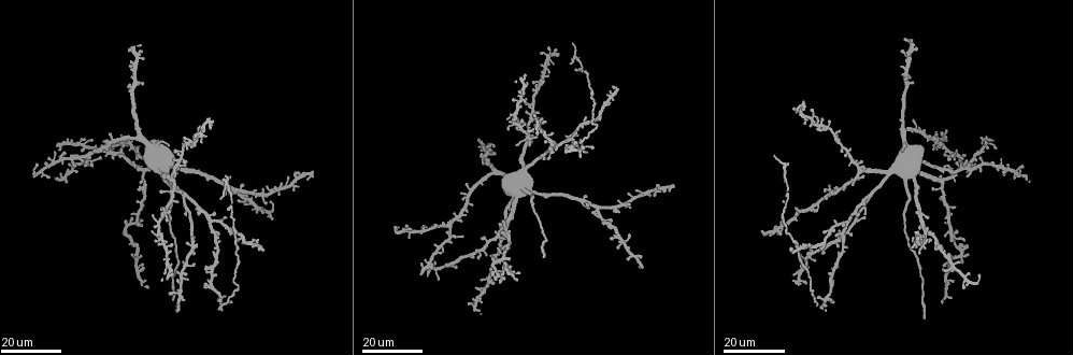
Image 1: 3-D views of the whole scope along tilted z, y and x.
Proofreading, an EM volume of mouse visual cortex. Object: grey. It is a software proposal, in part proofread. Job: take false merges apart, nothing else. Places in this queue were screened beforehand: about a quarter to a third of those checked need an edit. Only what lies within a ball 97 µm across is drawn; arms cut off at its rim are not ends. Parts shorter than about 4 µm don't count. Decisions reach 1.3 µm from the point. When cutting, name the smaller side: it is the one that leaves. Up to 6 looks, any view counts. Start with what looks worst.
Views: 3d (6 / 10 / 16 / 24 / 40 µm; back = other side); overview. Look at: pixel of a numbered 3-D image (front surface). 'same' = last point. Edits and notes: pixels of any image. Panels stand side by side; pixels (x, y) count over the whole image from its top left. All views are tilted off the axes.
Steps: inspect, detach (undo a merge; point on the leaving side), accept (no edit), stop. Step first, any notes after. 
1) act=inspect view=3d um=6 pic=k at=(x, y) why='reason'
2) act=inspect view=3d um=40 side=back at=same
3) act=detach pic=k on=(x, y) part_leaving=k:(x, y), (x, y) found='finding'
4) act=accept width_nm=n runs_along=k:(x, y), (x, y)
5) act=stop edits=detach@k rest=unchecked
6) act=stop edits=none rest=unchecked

act=inspect view=3d um=16 pic=1 at=(810, 119) why='small branch off a trunk'

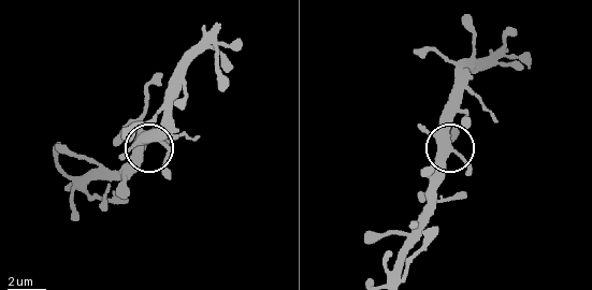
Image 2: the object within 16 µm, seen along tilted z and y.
act=inspect view=3d um=10 pic=2 at=(445, 154) why='zoom in'

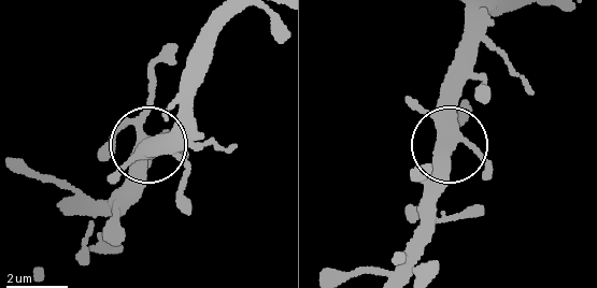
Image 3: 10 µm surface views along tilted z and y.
act=accept arms=5 found='one cell here'

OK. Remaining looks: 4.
act=inspect view=3d um=16 pic=1 at=(520, 125) why='small branch off a trunk'

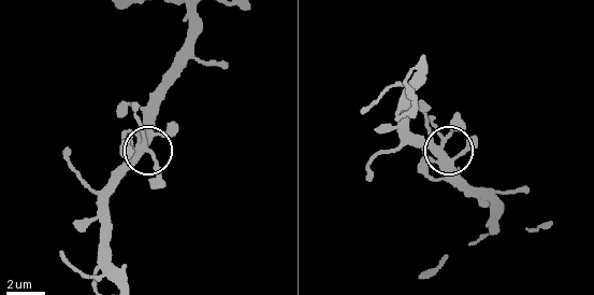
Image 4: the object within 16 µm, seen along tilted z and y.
act=inspect view=3d um=10 pic=4 at=(440, 142) why='closer look'

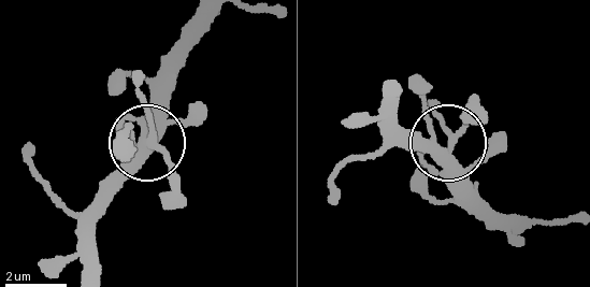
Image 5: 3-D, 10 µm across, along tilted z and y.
act=accept width_nm=350 runs_along=5:(206, 12), (144, 127), (145, 142), (160, 151), (177, 189) found='continuous, no second cell'

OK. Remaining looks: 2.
act=inspect view=3d um=24 pic=1 at=(960, 257) why='looks like a crossing'

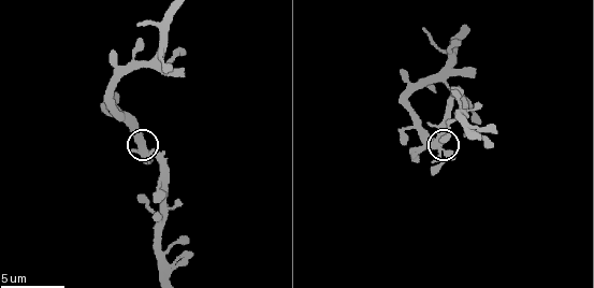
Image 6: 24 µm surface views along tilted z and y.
act=inspect view=3d um=6 pic=6 at=(141, 138)

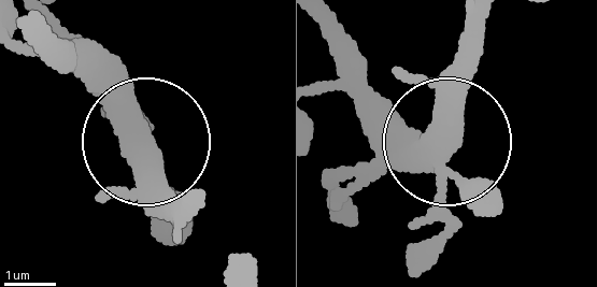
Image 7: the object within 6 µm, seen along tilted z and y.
act=accept found='all the same cell'

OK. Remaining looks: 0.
act=stop edits=none rest=unchecked

